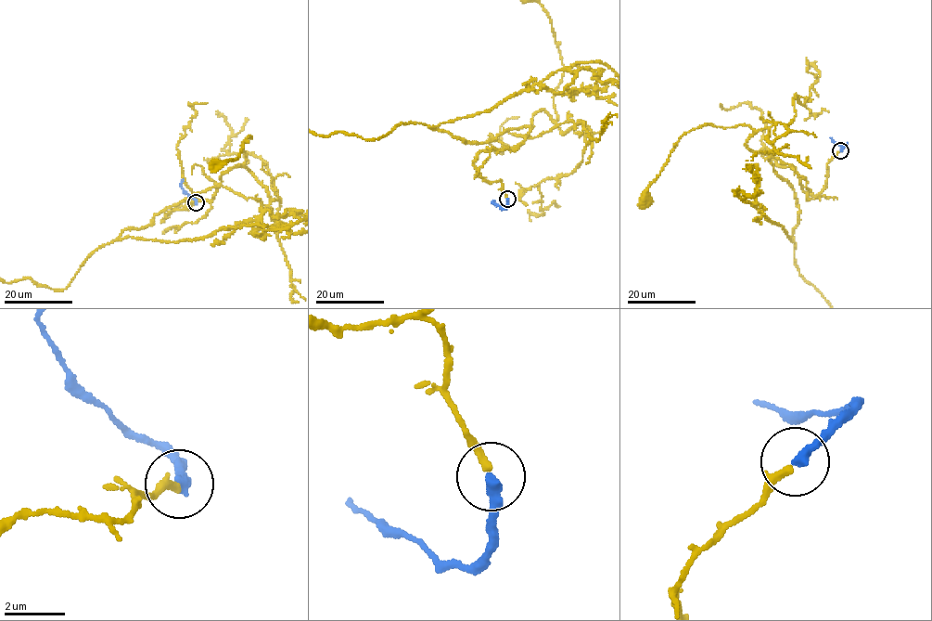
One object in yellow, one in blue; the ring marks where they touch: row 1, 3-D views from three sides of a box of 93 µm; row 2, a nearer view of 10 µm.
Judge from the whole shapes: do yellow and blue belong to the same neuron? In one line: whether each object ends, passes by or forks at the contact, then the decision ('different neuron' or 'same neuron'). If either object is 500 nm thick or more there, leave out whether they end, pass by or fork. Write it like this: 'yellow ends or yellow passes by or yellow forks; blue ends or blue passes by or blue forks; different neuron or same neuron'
yellow ends; blue ends; same neuron

